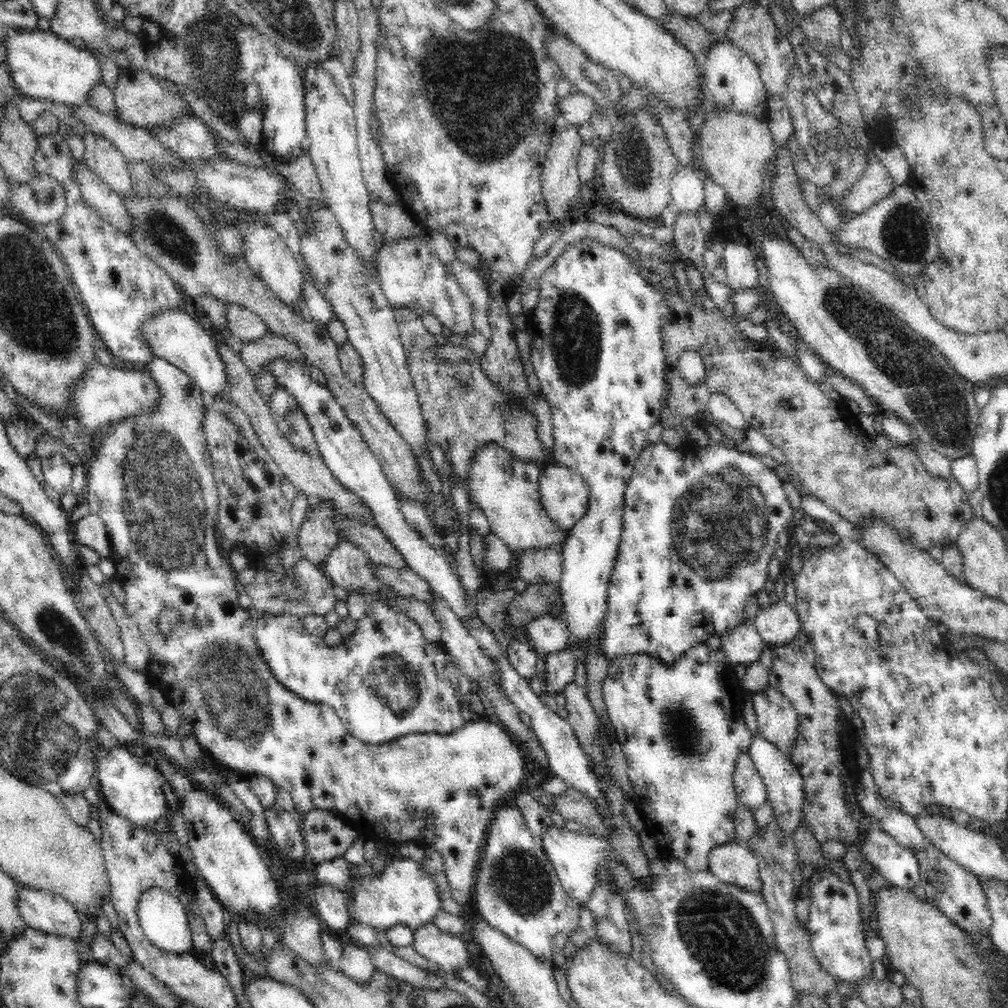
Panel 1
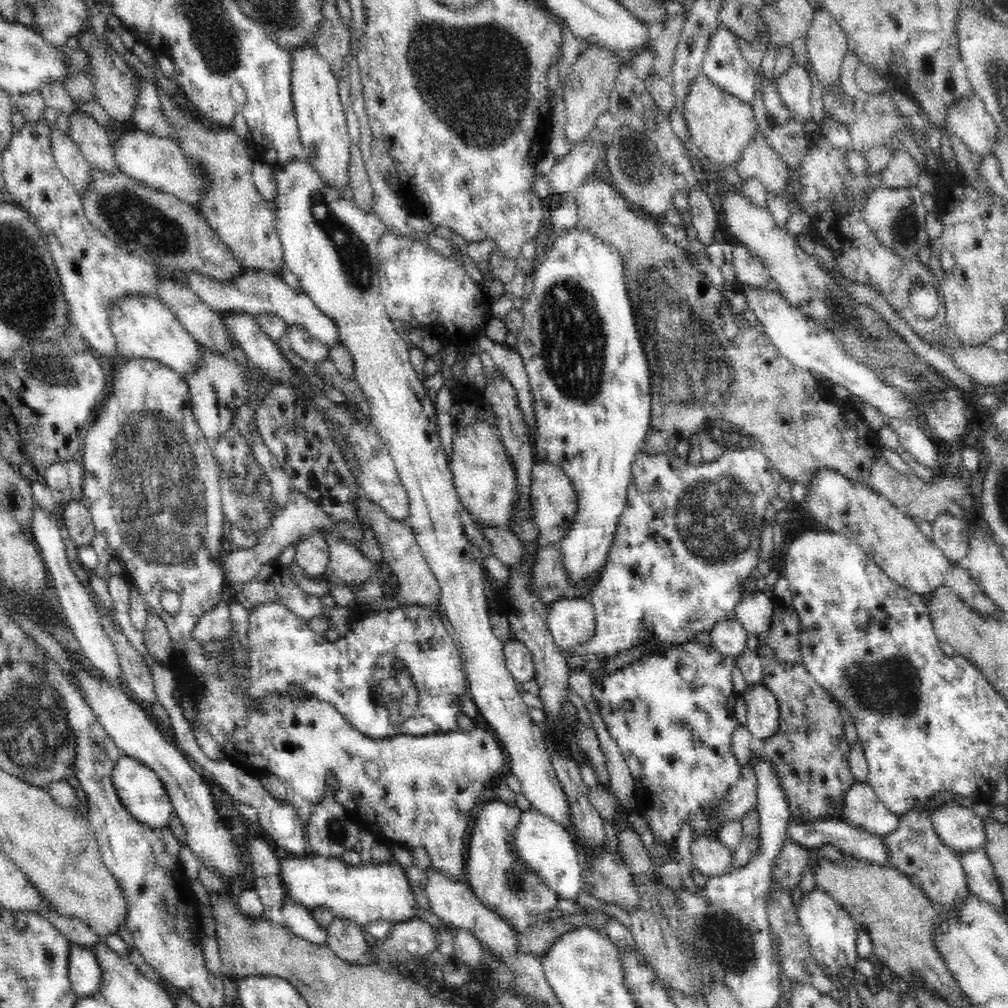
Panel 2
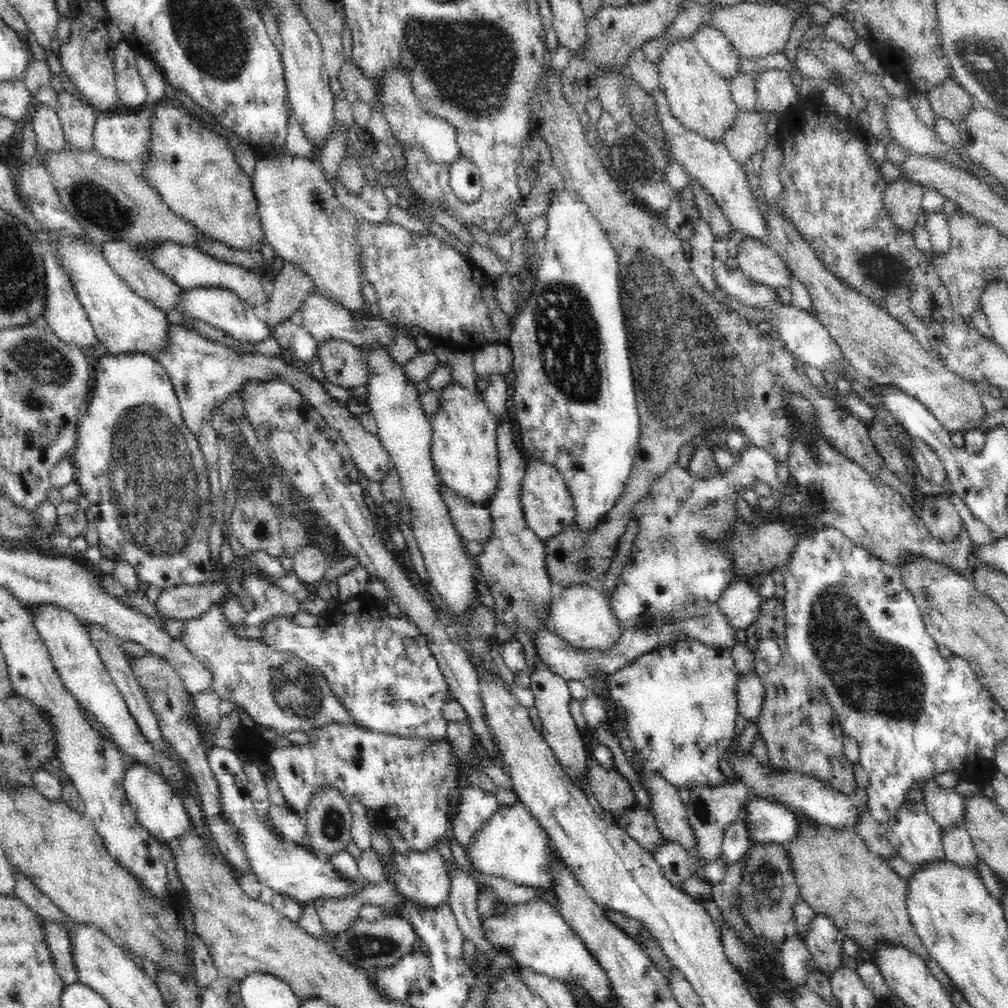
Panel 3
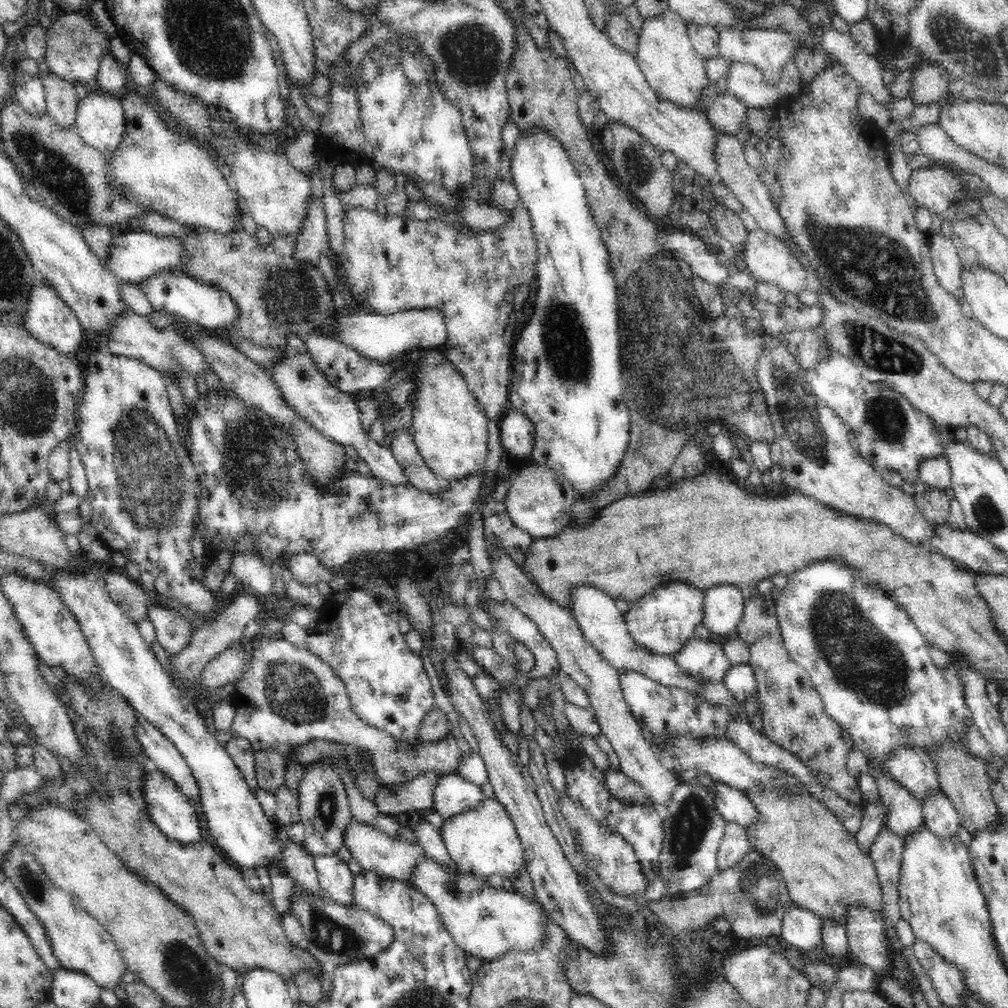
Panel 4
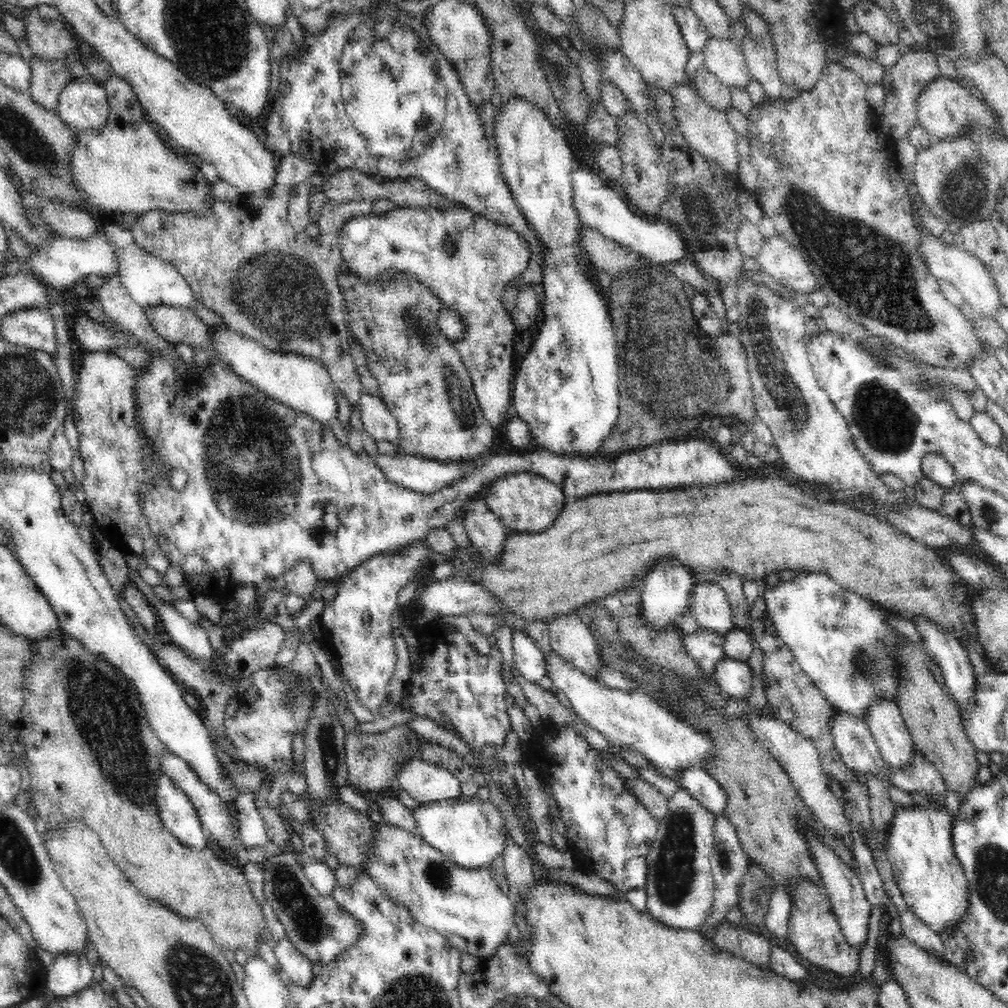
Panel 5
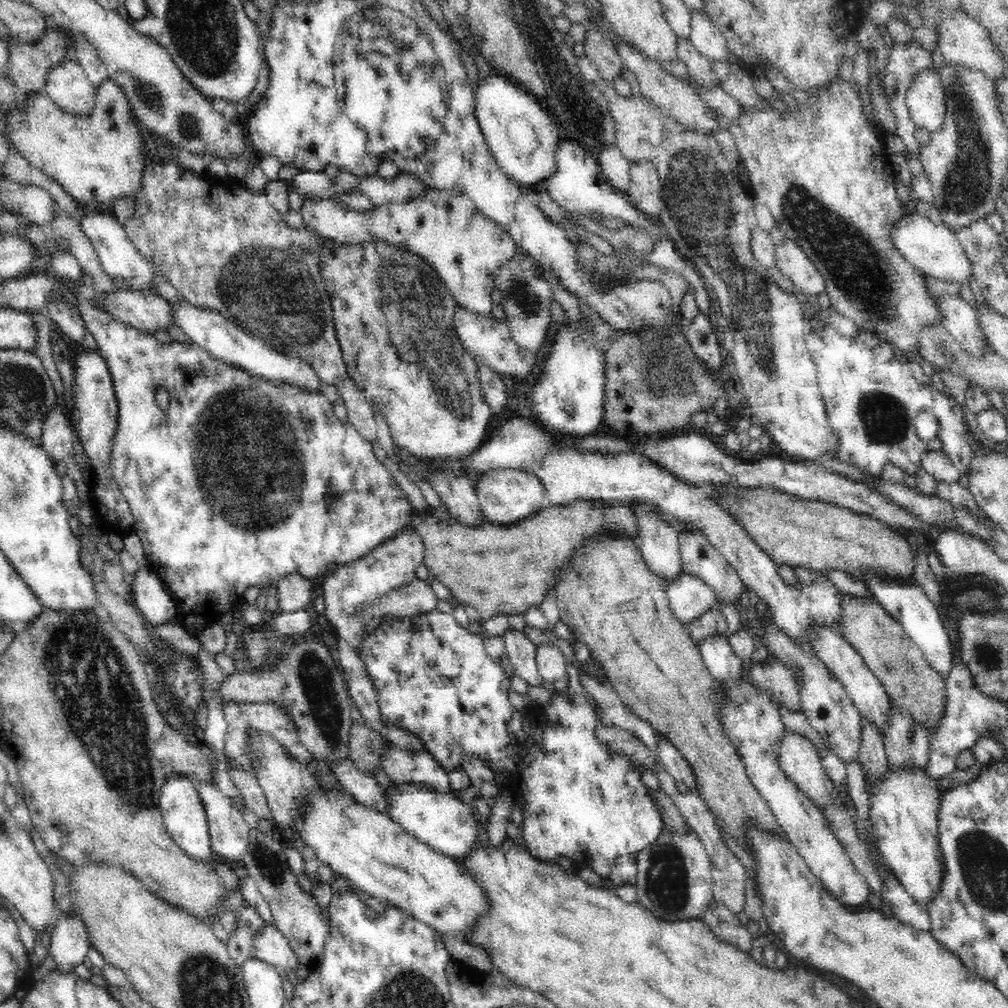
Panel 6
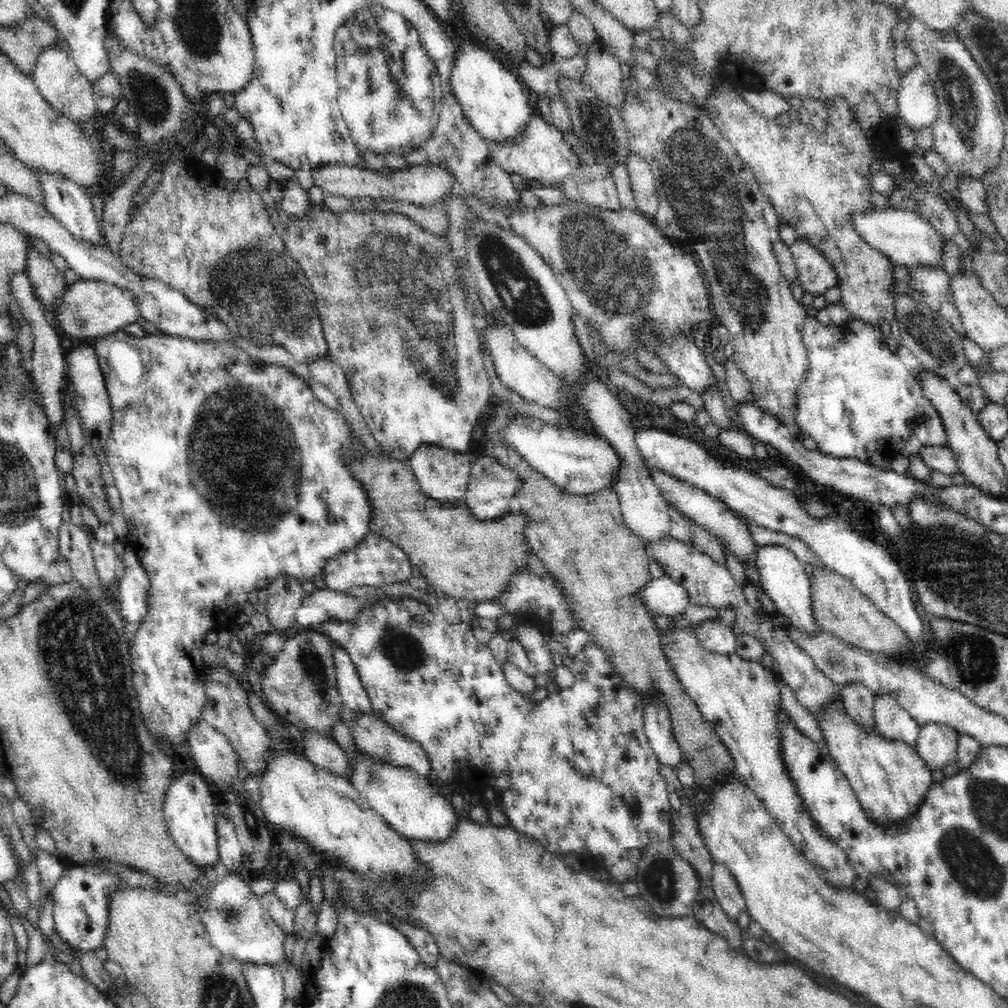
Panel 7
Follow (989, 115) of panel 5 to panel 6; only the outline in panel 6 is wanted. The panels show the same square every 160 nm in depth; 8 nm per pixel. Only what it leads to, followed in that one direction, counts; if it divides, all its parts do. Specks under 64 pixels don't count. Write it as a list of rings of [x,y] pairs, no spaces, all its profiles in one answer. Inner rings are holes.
[[[922,70],[906,96],[906,104],[912,121],[917,127],[934,133],[942,129],[946,118],[946,86],[938,70]]]

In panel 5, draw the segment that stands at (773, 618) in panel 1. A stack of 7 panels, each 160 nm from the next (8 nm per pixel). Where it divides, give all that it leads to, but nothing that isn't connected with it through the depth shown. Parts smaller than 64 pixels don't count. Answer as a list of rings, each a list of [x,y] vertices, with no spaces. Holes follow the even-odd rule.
[[[712,581],[696,582],[690,598],[690,613],[699,626],[725,636],[735,630],[733,614],[724,587]]]

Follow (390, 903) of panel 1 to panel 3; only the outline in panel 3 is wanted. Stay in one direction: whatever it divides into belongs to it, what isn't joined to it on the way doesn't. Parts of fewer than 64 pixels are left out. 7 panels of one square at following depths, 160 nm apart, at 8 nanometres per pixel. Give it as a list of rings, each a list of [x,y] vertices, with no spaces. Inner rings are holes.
[[[212,746],[206,751],[208,765],[214,771],[220,793],[224,799],[224,817],[232,819],[234,827],[244,837],[244,847],[248,853],[251,868],[257,879],[263,885],[272,889],[274,894],[286,896],[302,907],[314,905],[321,901],[348,901],[360,897],[372,884],[358,875],[356,880],[345,878],[333,866],[330,858],[323,858],[311,851],[306,845],[281,840],[276,836],[266,820],[256,814],[250,793],[248,793],[246,773],[243,771],[243,762],[235,749],[218,748]]]

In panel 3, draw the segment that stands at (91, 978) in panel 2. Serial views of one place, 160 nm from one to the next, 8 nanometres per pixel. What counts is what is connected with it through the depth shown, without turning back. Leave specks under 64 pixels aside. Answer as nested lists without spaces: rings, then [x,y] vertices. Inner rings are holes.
[[[43,918],[40,919],[43,920],[43,924],[47,928],[50,951],[52,951],[52,957],[54,957],[56,971],[60,973],[67,986],[78,984],[80,977],[78,977],[78,967],[76,967],[76,959],[74,959],[71,933],[60,925],[48,923]]]

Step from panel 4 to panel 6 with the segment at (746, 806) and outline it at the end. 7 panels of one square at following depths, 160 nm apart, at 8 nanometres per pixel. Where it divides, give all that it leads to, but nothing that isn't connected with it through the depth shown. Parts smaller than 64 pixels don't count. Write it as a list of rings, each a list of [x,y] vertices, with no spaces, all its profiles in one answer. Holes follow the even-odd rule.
[[[665,737],[659,738],[658,751],[662,763],[670,775],[679,783],[687,786],[689,792],[698,788],[698,781],[690,763],[680,754],[680,751]]]

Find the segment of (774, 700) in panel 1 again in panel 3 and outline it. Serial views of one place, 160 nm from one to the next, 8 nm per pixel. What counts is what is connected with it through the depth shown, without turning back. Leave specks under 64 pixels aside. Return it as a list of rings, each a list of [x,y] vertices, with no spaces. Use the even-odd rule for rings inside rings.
[[[755,673],[740,674],[736,684],[737,710],[748,724],[757,724],[764,710],[766,689]]]

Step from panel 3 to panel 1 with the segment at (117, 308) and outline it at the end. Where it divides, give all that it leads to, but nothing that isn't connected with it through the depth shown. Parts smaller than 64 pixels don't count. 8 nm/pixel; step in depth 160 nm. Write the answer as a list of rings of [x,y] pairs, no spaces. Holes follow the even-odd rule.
[[[185,309],[170,310],[170,312],[164,312],[152,318],[150,322],[142,326],[142,333],[150,341],[150,347],[154,349],[156,356],[168,359],[170,363],[190,375],[206,398],[223,396],[224,392],[229,390],[231,378],[228,376],[226,361],[222,359],[222,353],[216,345],[216,339],[208,330],[202,328],[202,323],[191,317]]]

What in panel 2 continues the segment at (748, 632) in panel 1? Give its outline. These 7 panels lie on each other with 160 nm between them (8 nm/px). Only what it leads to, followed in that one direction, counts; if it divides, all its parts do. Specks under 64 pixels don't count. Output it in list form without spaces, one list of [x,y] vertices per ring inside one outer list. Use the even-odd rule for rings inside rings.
[[[738,619],[724,620],[710,630],[710,640],[714,648],[734,660],[746,652],[748,635]]]

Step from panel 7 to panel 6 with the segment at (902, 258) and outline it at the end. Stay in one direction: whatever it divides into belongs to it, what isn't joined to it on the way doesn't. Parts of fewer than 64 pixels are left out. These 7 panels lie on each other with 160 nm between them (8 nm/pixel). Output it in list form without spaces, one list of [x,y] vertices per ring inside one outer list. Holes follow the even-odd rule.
[[[915,210],[904,220],[900,220],[898,225],[894,226],[892,233],[894,233],[894,243],[898,251],[924,275],[944,282],[958,282],[958,284],[968,284],[972,280],[974,267],[962,248],[957,233],[934,217],[925,217]]]

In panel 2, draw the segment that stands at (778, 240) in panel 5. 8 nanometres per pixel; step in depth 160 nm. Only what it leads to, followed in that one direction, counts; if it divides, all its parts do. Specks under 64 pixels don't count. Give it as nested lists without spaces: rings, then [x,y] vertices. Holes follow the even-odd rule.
[[[734,245],[732,266],[739,286],[761,287],[770,280],[759,258],[752,256],[746,245]]]

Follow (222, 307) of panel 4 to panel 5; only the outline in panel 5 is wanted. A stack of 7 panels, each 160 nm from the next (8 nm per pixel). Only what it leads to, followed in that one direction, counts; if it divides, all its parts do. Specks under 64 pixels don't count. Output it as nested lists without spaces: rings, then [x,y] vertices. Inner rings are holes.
[[[118,223],[102,224],[101,230],[102,233],[106,233],[112,239],[112,243],[118,249],[118,257],[120,257],[120,274],[118,277],[136,304],[142,308],[147,308],[147,310],[158,308],[158,306],[179,306],[190,311],[196,310],[196,306],[203,305],[198,301],[192,287],[188,285],[176,267],[138,246],[130,230],[126,230]]]

